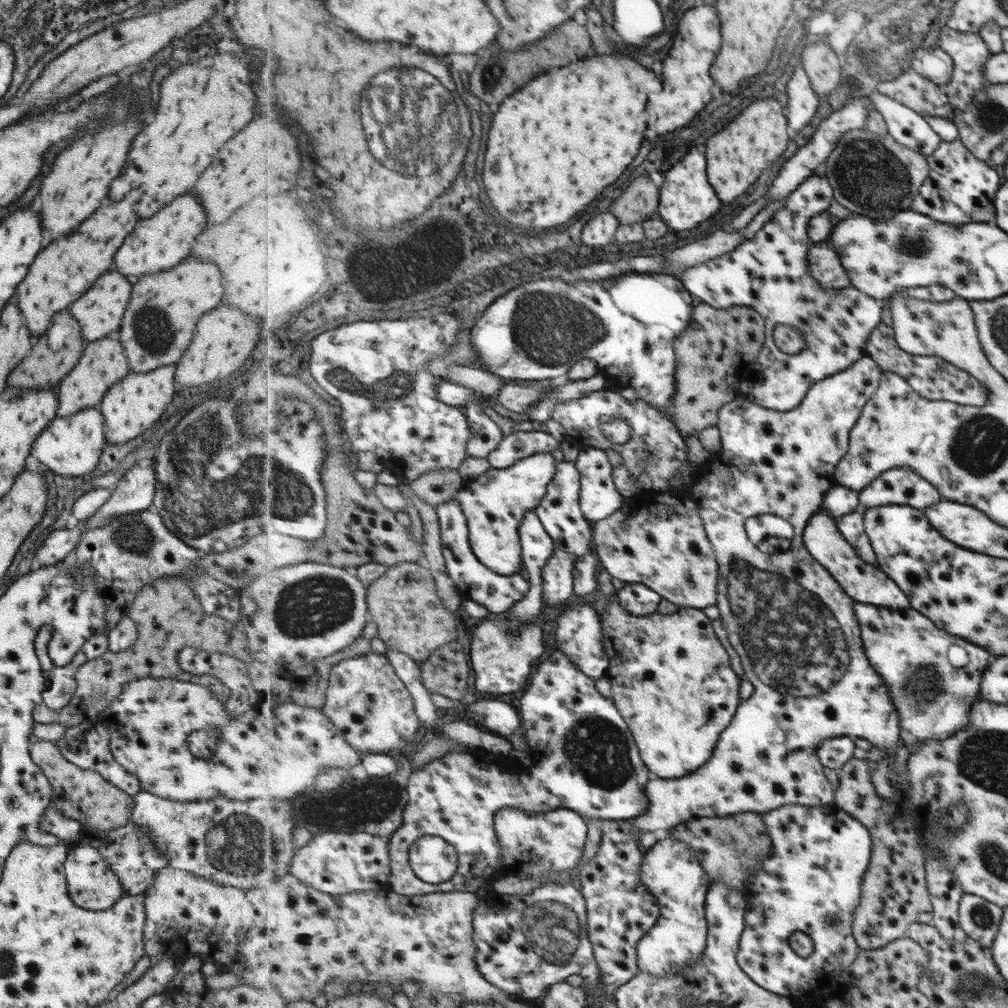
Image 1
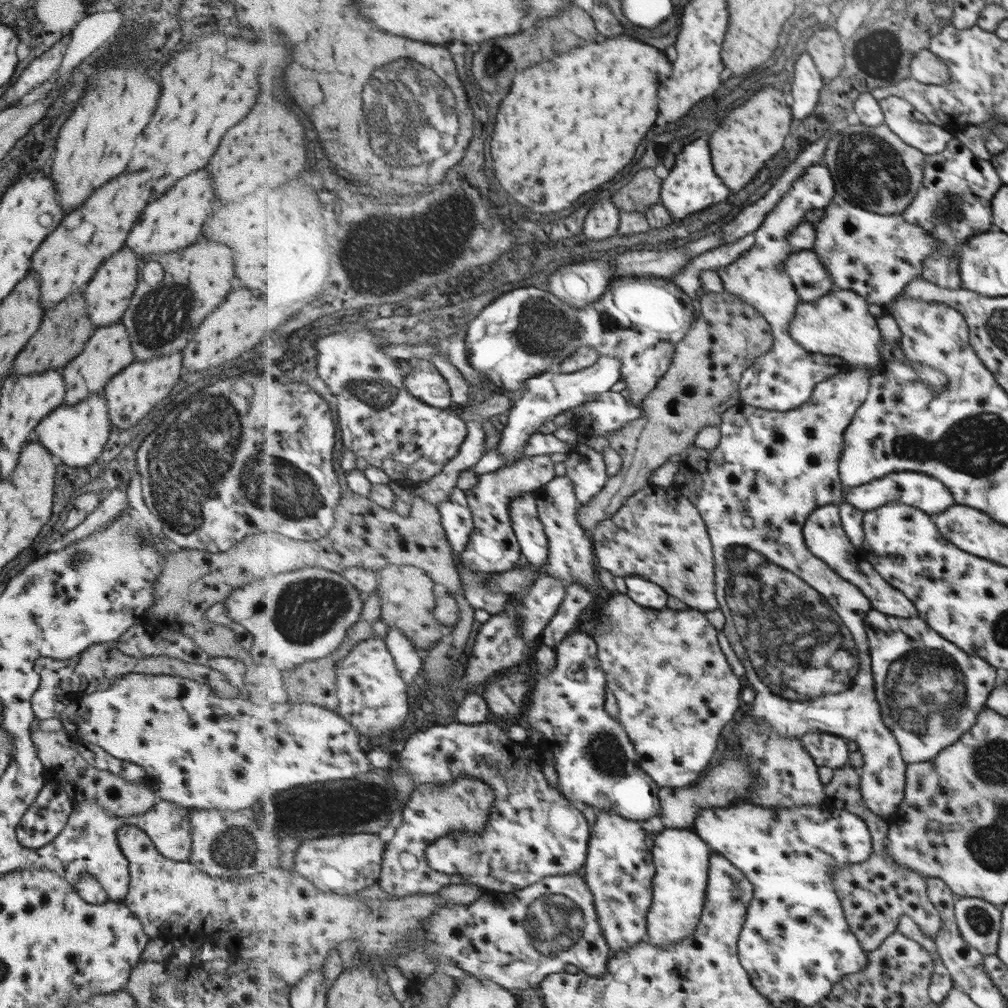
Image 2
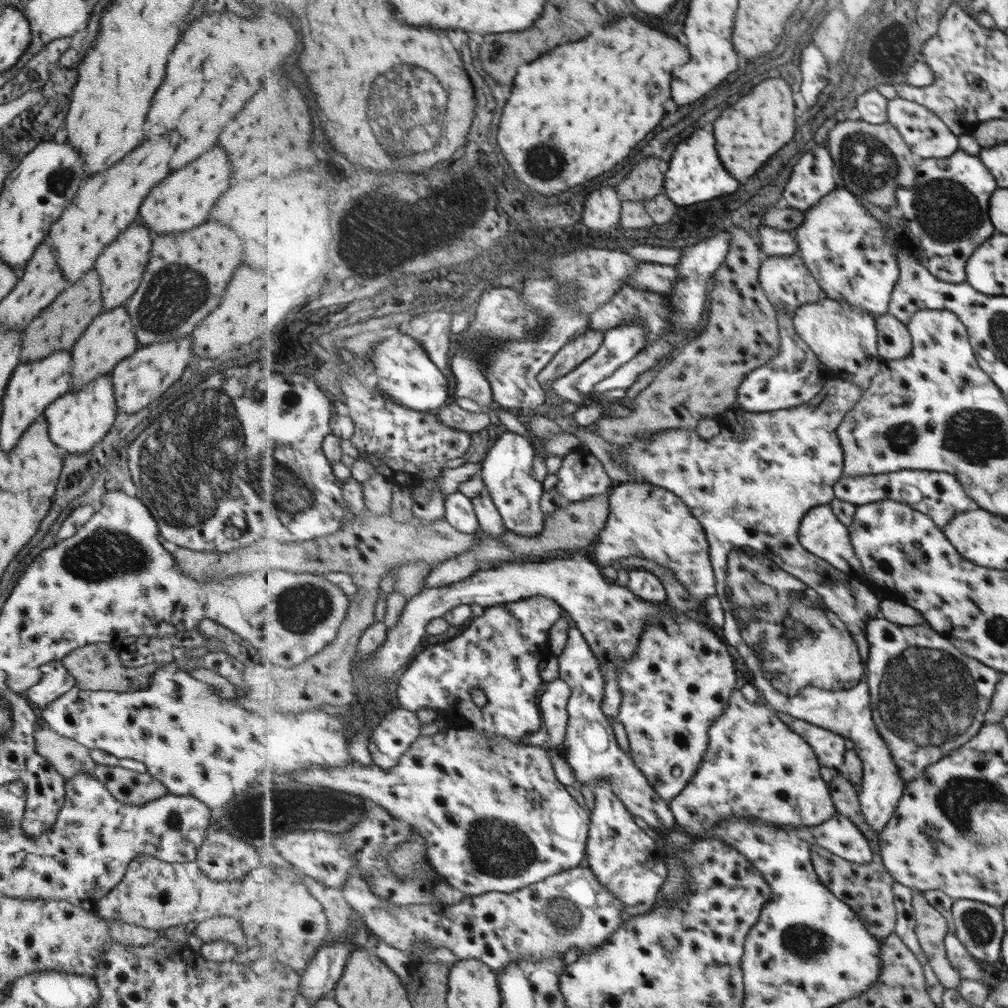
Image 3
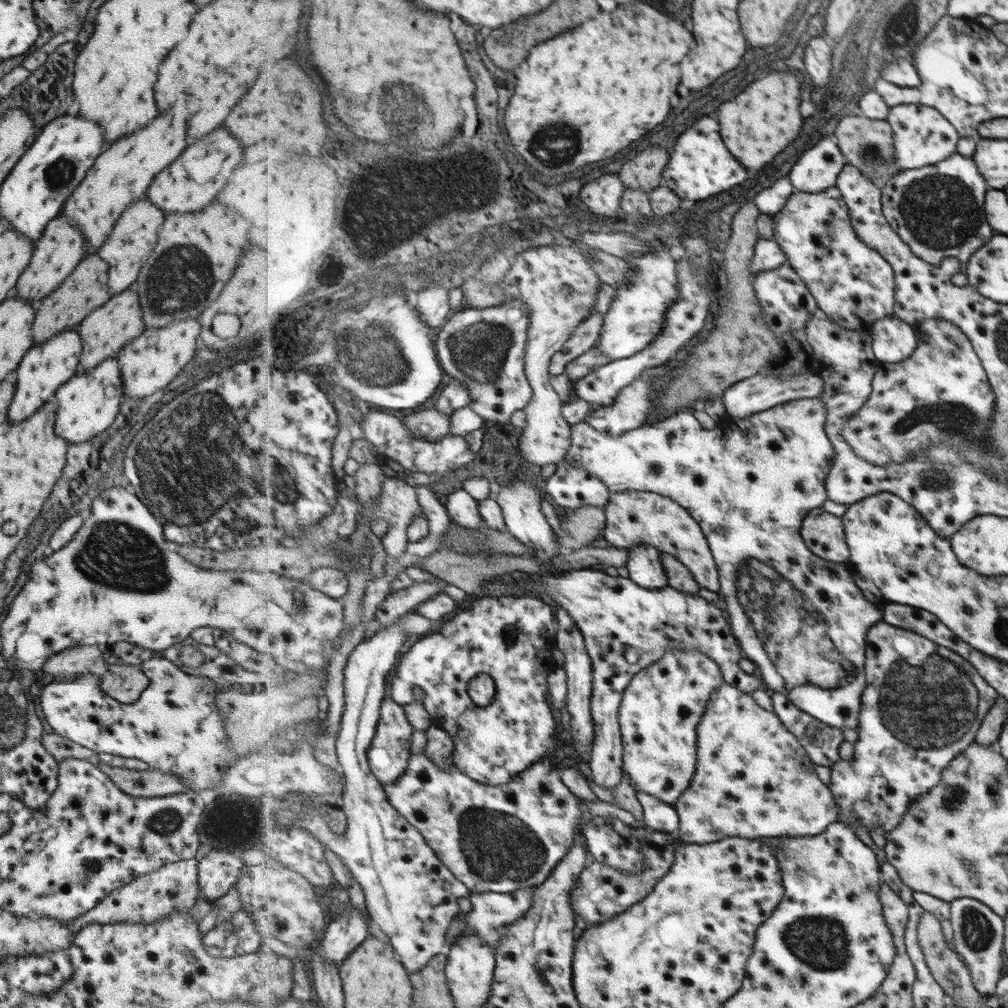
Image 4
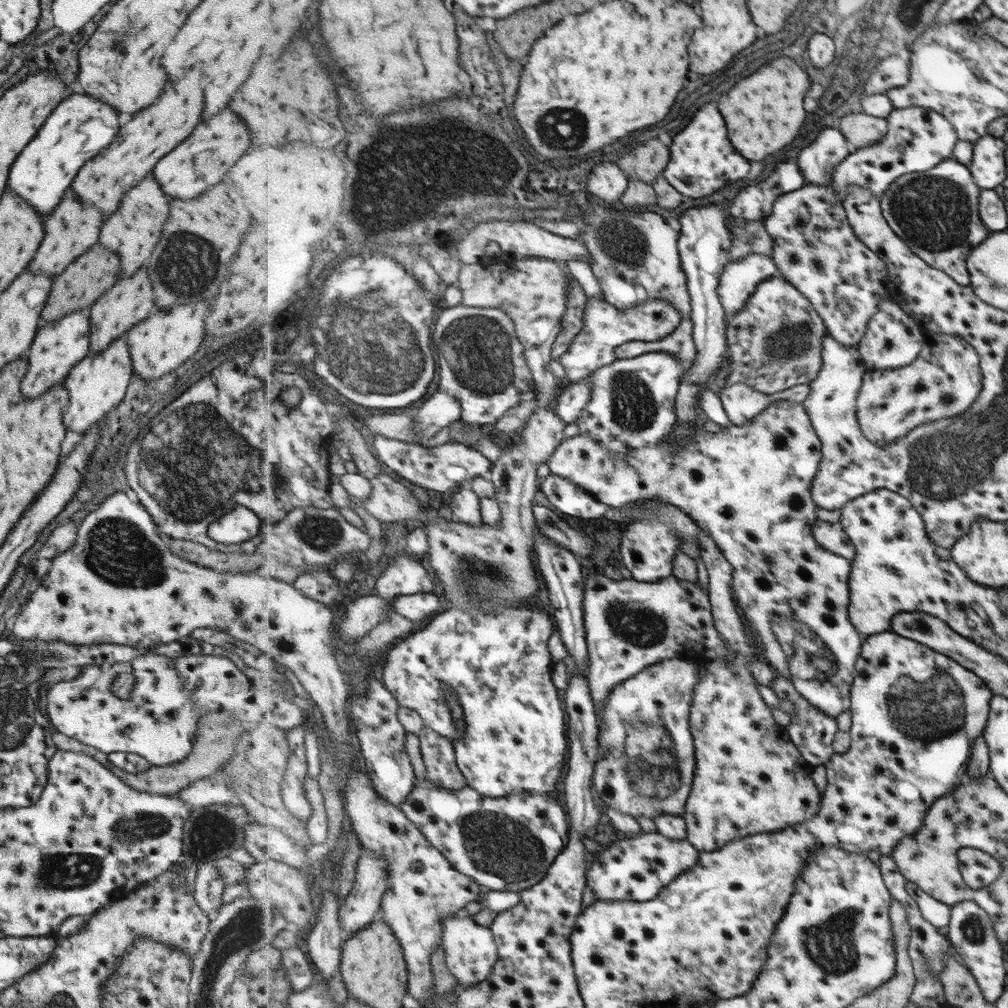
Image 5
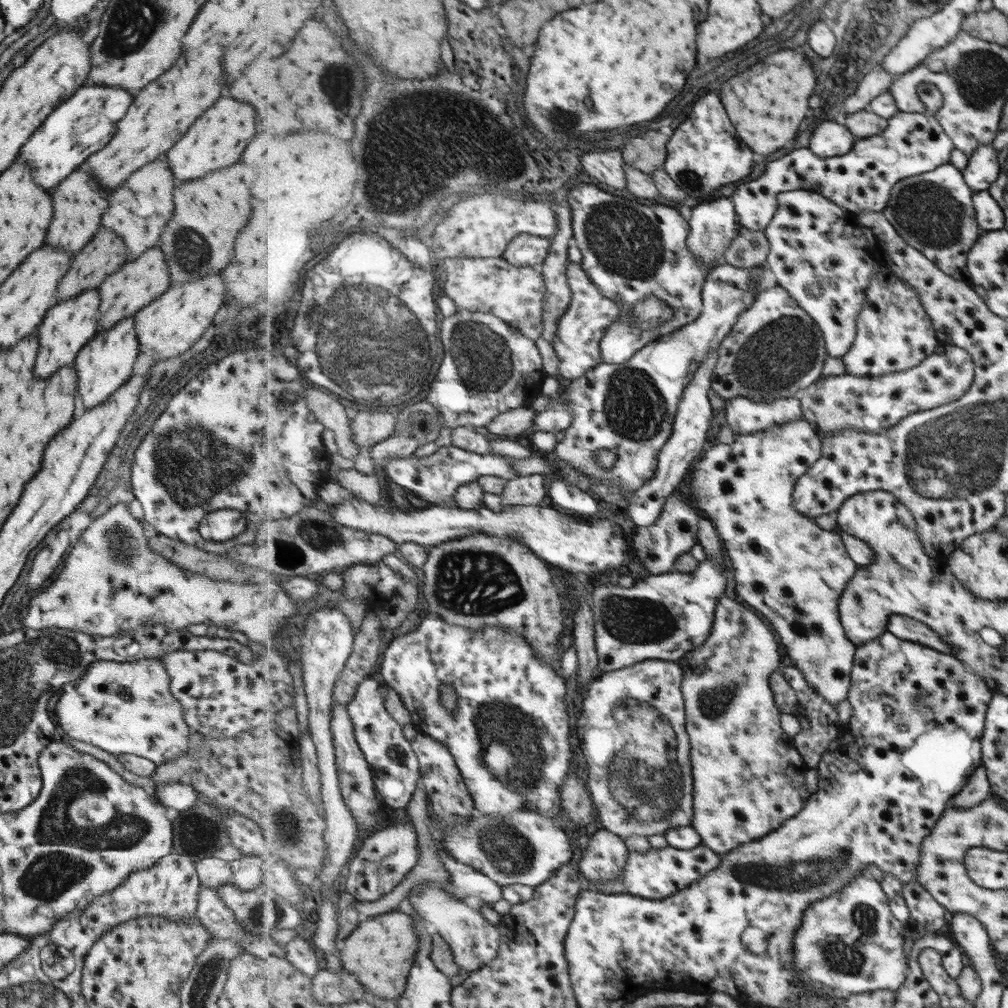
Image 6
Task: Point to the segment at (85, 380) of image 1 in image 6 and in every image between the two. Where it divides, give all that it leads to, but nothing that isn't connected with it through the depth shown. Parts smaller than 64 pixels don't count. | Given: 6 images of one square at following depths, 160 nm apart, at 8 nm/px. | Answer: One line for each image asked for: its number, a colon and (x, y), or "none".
2: (107, 350)
3: (108, 339)
4: (103, 332)
5: (130, 299)
6: (137, 282)

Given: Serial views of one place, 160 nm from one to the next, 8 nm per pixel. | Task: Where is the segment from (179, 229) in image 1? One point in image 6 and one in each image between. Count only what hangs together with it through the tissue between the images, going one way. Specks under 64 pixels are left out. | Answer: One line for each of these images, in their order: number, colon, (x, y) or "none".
2: (172, 221)
3: (182, 200)
4: (191, 182)
5: (200, 161)
6: (216, 139)

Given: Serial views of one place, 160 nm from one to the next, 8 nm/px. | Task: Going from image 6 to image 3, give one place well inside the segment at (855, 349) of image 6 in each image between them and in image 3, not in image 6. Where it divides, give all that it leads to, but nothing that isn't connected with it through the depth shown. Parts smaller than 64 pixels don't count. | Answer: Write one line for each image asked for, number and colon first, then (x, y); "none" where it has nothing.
3: (895, 342)
4: (893, 340)
5: (894, 340)

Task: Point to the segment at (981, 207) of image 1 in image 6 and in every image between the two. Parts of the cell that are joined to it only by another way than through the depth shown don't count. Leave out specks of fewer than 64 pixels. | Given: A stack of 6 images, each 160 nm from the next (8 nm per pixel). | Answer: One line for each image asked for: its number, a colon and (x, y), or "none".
2: (955, 202)
3: (945, 216)
4: (940, 210)
5: (936, 212)
6: (933, 211)

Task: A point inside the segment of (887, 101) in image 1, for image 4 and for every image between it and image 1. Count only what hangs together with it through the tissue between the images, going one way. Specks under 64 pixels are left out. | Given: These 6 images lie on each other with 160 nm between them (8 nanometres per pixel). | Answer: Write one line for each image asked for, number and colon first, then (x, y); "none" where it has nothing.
2: (901, 116)
3: (927, 137)
4: (923, 136)

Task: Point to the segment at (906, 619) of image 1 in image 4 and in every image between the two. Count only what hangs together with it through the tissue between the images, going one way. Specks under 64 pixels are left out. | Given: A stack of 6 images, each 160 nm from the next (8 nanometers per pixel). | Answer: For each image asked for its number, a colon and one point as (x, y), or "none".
2: (917, 671)
3: (926, 703)
4: (922, 704)

